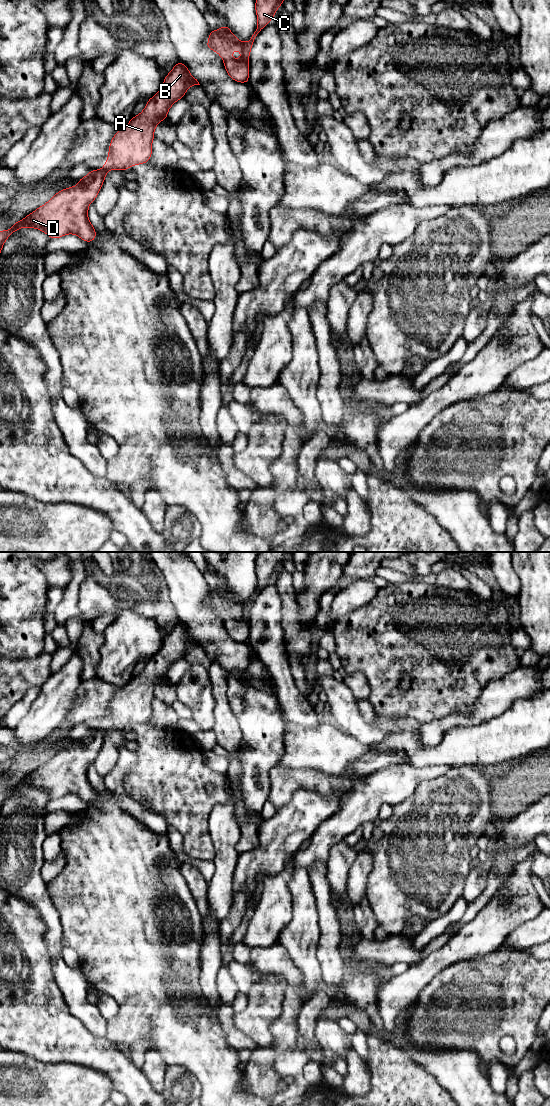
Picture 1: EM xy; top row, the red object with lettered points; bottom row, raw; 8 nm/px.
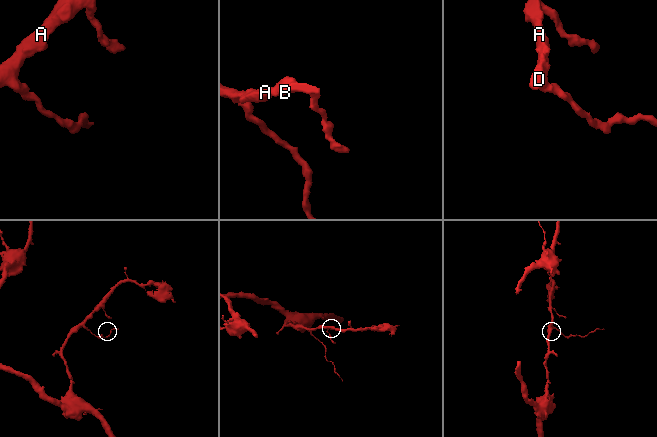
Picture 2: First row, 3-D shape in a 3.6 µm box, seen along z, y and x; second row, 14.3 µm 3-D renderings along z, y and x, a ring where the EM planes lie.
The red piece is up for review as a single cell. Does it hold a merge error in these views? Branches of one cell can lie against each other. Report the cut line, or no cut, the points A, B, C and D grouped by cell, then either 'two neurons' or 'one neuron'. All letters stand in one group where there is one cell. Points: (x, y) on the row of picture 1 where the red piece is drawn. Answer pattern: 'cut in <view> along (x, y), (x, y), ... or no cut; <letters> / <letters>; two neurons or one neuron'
no cut; A B C D; one neuron

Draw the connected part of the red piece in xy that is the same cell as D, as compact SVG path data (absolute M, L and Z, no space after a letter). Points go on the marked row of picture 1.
M179 61L169 74L166 75L161 89L147 101L144 110L133 116L130 122L118 130L109 145L109 158L104 162L104 167L91 170L87 176L77 180L79 186L71 186L57 192L46 204L38 207L34 212L24 217L22 221L14 222L9 230L0 231L0 253L7 238L22 227L36 228L45 232L50 239L61 238L66 234L75 234L87 243L96 238L96 230L88 219L89 204L95 201L106 173L112 170L125 170L131 166L148 163L152 155L152 141L155 127L161 120L168 120L167 113L170 107L179 99L185 97L190 86L200 85L197 79L191 76L189 69Z

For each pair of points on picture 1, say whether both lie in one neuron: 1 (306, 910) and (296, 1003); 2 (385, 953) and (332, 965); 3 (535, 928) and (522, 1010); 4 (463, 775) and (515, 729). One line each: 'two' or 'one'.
1: one
2: two
3: two
4: two

